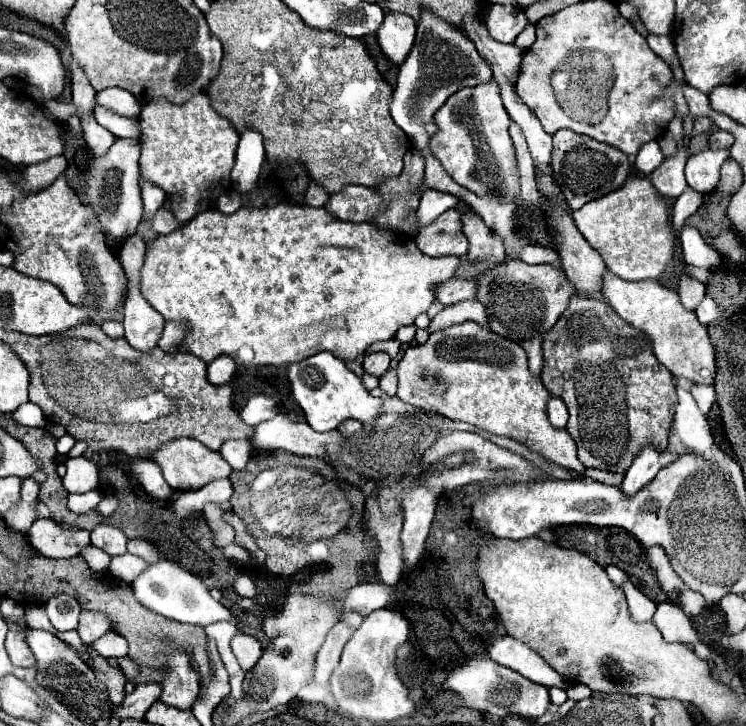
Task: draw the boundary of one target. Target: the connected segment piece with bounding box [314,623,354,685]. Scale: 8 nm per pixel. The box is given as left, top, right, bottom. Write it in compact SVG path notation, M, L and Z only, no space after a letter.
M344 623L334 625L334 629L330 629L326 641L322 643L318 655L316 655L316 667L314 667L314 681L320 685L326 685L330 681L330 675L334 671L334 667L338 667L340 663L340 655L342 649L346 645L346 641L352 637L352 629L348 629Z

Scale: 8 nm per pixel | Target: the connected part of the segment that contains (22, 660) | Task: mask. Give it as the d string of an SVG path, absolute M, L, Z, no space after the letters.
M8 631L6 651L8 651L12 663L18 667L34 667L36 665L36 659L24 639L24 631Z

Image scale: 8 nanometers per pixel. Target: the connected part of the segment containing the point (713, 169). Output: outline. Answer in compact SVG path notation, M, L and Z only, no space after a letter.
M710 149L692 155L686 163L686 181L698 193L712 193L718 183L720 167L728 159L726 149Z

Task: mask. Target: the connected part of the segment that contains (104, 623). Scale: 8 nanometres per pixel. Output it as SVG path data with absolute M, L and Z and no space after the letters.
M82 611L80 613L80 625L78 635L86 645L92 645L98 637L108 633L112 629L112 623L106 615L100 615L96 611Z

